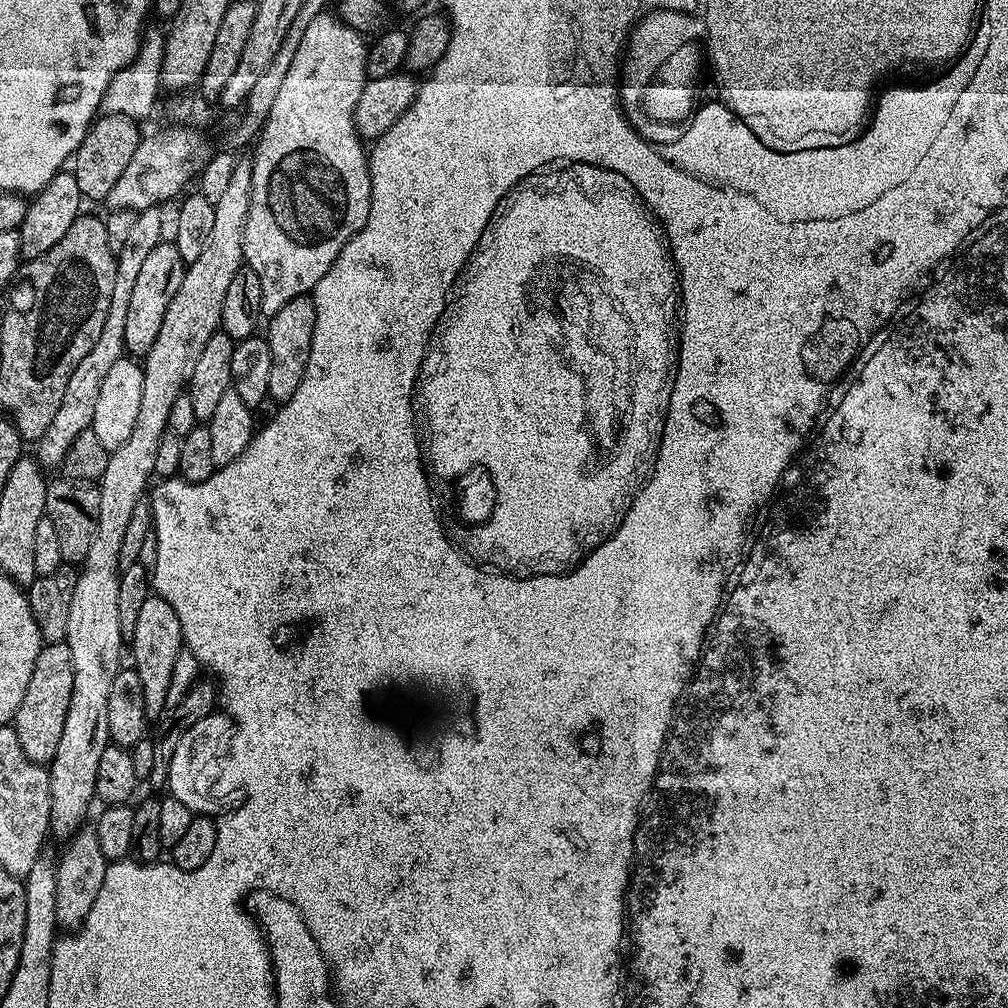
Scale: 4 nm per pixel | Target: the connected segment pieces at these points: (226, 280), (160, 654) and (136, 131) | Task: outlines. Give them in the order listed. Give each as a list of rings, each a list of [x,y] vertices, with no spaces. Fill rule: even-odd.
[[[248,158],[237,159],[234,175],[214,204],[214,227],[210,238],[203,247],[202,254],[189,263],[184,270],[182,286],[178,286],[178,294],[174,294],[166,318],[162,318],[162,330],[158,330],[158,338],[154,338],[154,346],[143,357],[142,367],[142,403],[138,409],[138,419],[134,422],[134,431],[122,446],[118,446],[108,457],[108,465],[98,482],[100,497],[98,498],[98,530],[94,530],[94,543],[90,545],[90,554],[86,554],[84,563],[79,569],[74,599],[70,602],[70,626],[68,639],[70,654],[74,654],[74,694],[70,694],[70,710],[66,710],[66,723],[62,729],[62,739],[58,742],[58,754],[54,754],[48,768],[50,778],[50,798],[52,799],[51,835],[57,836],[60,842],[67,841],[85,823],[84,815],[88,807],[96,800],[96,779],[98,778],[98,758],[102,758],[102,750],[110,743],[108,731],[110,722],[106,719],[106,709],[110,702],[110,682],[114,682],[122,664],[120,660],[120,619],[118,618],[118,550],[122,547],[122,537],[126,534],[126,526],[134,514],[134,506],[145,499],[149,491],[148,479],[153,479],[154,462],[156,461],[158,442],[162,442],[162,434],[168,431],[168,419],[174,401],[185,395],[190,374],[194,374],[194,365],[202,354],[206,342],[220,328],[222,318],[222,301],[226,299],[226,289],[229,288],[234,274],[245,267],[244,263],[244,231],[246,230],[246,214],[250,210],[250,178],[252,177],[252,162]]]
[[[149,594],[142,602],[142,611],[138,613],[138,622],[134,622],[134,638],[130,642],[132,660],[138,679],[142,681],[142,698],[149,721],[156,722],[165,715],[168,703],[166,689],[170,686],[170,673],[174,671],[174,658],[178,658],[184,643],[184,635],[174,614],[174,606],[162,597]]]
[[[100,114],[93,120],[86,138],[78,146],[70,171],[78,182],[78,190],[85,201],[104,202],[110,190],[113,190],[118,178],[125,173],[130,158],[137,150],[142,137],[141,125],[126,114]]]

